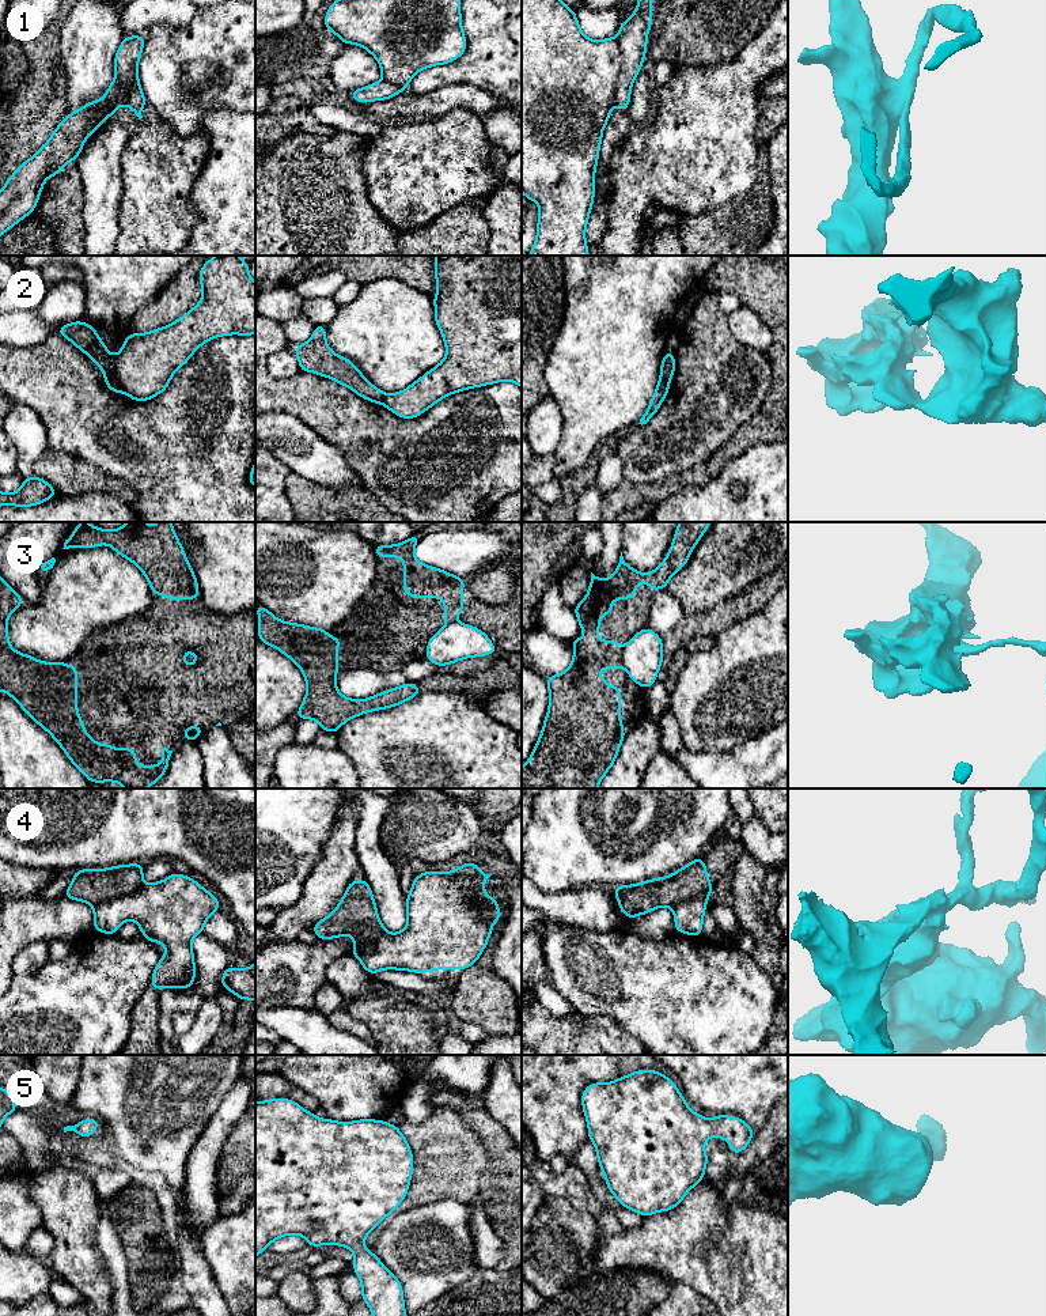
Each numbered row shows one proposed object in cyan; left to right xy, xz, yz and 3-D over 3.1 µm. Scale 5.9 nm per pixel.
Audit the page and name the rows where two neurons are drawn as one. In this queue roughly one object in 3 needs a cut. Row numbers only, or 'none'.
1, 2, 3, 4

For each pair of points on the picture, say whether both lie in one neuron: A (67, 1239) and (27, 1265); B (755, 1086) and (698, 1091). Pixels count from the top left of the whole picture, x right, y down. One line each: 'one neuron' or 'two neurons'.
A: two neurons
B: one neuron

